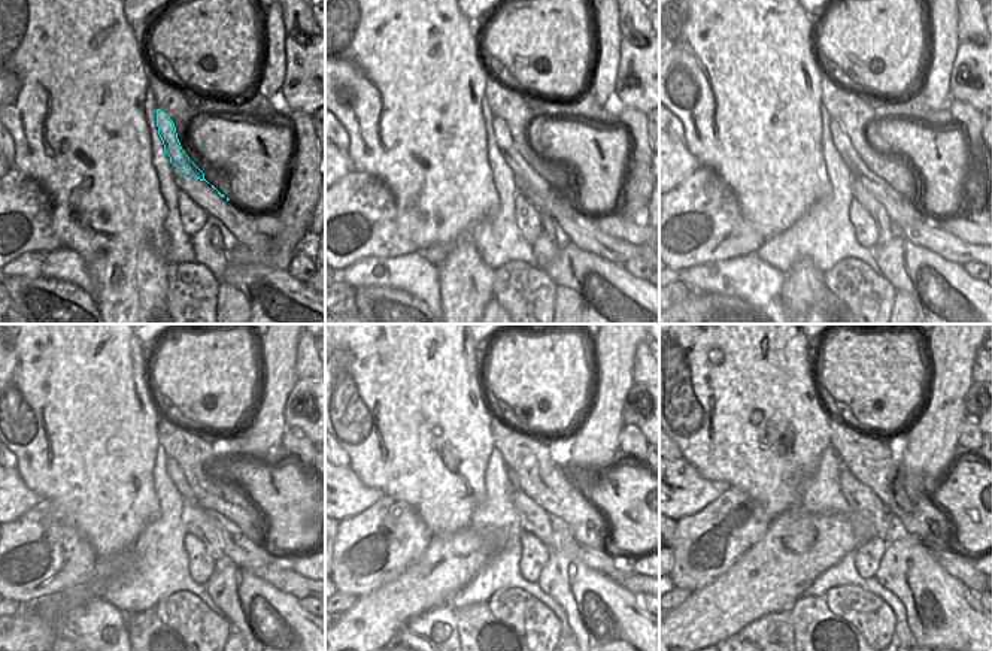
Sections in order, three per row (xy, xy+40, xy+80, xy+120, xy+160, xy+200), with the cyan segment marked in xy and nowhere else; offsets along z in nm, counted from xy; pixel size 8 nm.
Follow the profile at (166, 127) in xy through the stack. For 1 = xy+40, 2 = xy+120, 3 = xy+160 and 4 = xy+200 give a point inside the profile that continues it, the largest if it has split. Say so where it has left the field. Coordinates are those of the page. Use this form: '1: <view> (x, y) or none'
1: xy+40 (525, 176)
2: xy+120 (236, 545)
3: xy+160 (613, 563)
4: xy+200 (962, 568)

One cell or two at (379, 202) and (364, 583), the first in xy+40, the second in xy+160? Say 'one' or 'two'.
one

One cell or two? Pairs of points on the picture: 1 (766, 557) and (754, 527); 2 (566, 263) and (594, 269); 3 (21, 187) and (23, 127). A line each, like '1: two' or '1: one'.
1: two
2: one
3: two

